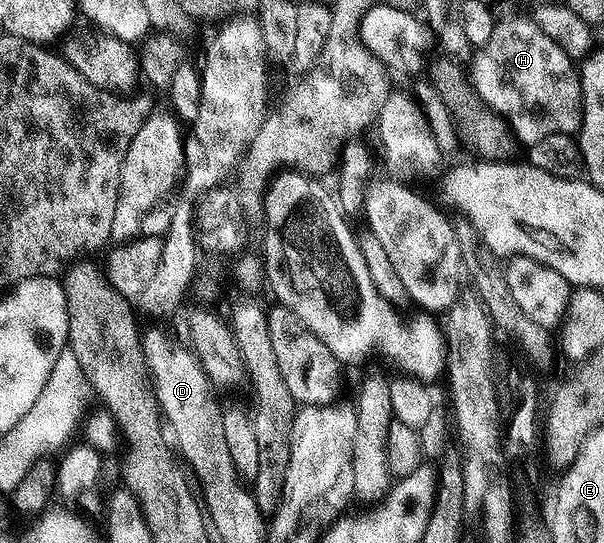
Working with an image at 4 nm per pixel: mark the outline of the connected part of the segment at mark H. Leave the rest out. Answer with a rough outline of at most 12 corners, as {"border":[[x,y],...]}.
{"border":[[533,16],[493,22],[468,79],[523,146],[577,134],[575,62]]}

